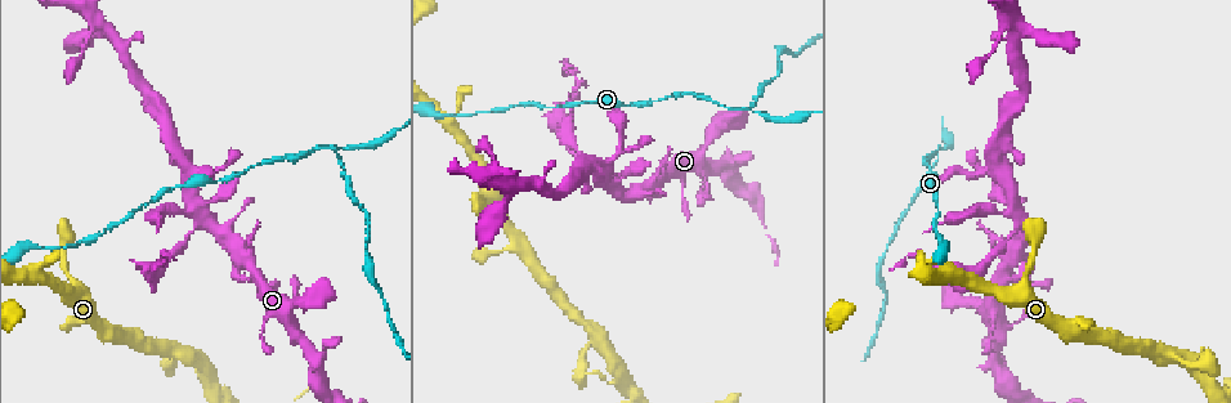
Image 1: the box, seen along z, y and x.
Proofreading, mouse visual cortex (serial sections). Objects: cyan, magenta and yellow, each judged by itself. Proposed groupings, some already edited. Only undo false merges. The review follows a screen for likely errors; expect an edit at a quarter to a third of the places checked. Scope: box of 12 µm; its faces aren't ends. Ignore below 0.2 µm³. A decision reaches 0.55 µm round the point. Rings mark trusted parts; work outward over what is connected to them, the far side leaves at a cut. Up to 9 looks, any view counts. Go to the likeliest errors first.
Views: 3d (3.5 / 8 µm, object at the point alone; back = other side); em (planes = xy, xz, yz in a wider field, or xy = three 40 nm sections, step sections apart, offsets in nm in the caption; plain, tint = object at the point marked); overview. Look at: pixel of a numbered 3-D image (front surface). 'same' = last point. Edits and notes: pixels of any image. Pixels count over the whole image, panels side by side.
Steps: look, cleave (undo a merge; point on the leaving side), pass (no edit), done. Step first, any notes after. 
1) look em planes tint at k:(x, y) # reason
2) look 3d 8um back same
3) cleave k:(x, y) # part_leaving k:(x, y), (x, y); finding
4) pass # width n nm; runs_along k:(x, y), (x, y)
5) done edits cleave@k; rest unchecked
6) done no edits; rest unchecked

look 3d 3.5um at 1:(329, 147) # thin neck

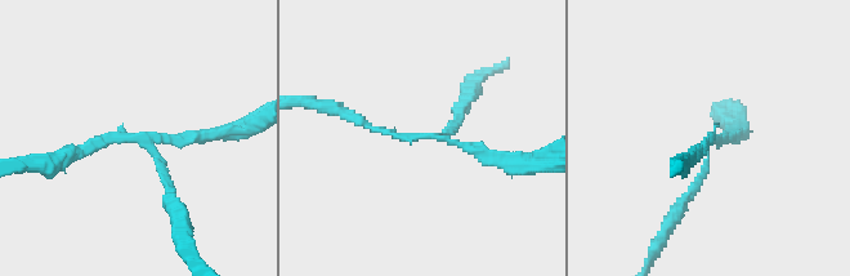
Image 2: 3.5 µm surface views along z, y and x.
look em xy step 2 tint at 2:(131, 136) # arms 3; arm_widths 100, 150, 150 nm; now the EM

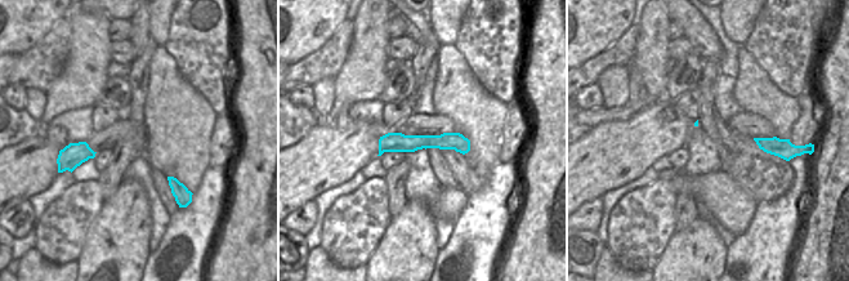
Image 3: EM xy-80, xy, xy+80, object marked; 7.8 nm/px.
cleave 2:(693, 188) # a second cell is stuck on

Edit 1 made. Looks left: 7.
look overview # see it whole again

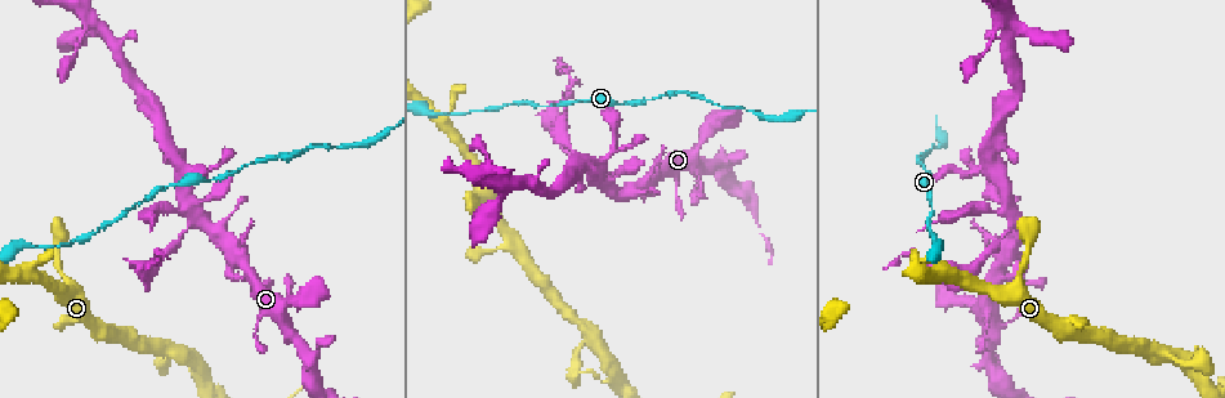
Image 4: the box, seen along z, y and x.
look 3d 8um back at 4:(1000, 238) # thin neck

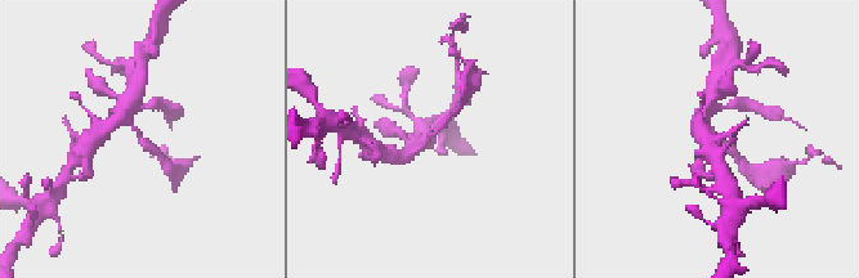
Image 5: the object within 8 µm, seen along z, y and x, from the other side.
look em xy step 2 tint at 5:(137, 136) # arm_widths 200, 350 nm

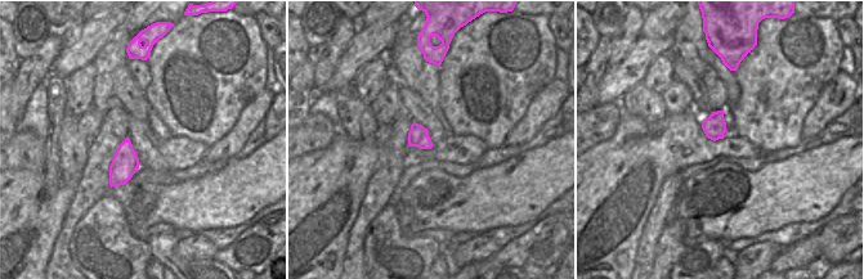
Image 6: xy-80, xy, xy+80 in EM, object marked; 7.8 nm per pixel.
cleave 5:(151, 147) # part_leaving 5:(138, 133), (146, 148), (168, 164); two cells meet here

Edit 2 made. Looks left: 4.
look 3d 3.5um at 4:(236, 281)

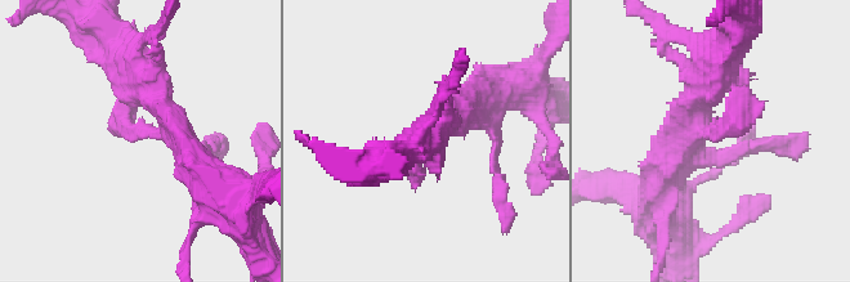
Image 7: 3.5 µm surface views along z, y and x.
look em xy step 3 tint at 7:(714, 137) # now the EM

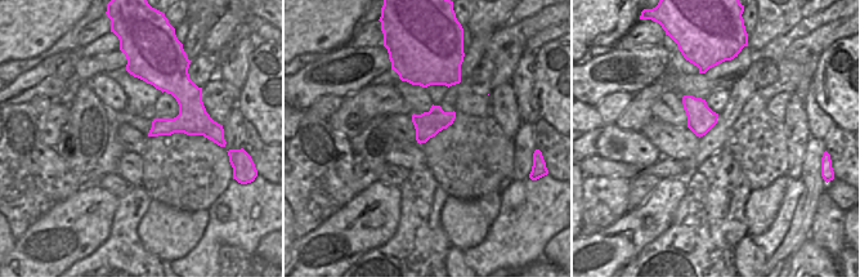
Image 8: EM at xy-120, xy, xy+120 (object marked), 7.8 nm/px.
pass # runs_along 8:(131, 68), (168, 81), (205, 132); continuous, no second cell

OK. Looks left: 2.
look 3d 8um at 4:(134, 208) # thin neck

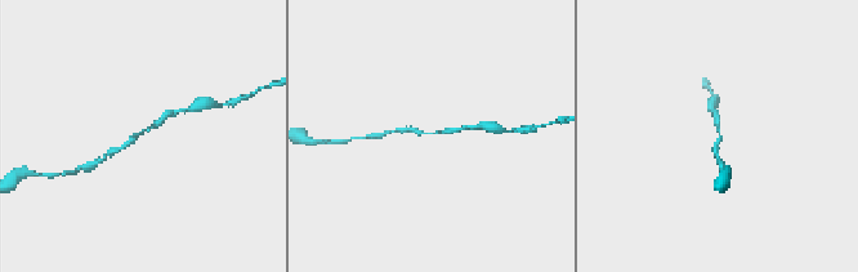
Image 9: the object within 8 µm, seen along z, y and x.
look em planes tint at 9:(140, 133) # arm_widths 150, 150 nm; need the tissue

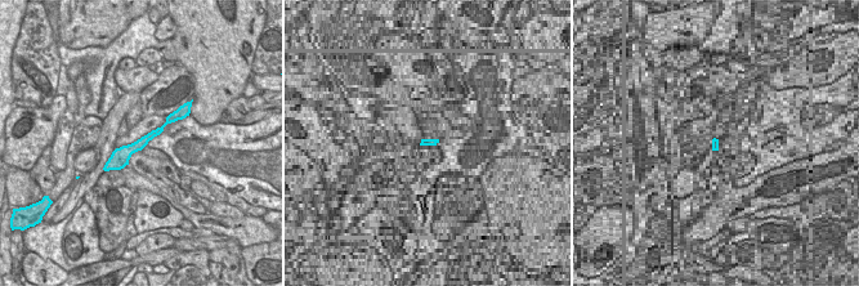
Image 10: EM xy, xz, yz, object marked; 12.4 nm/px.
pass # runs_along 9:(171, 116), (166, 114), (110, 154); one cell here

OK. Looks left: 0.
done edits cleave@2, cleave@5; rest unchecked

